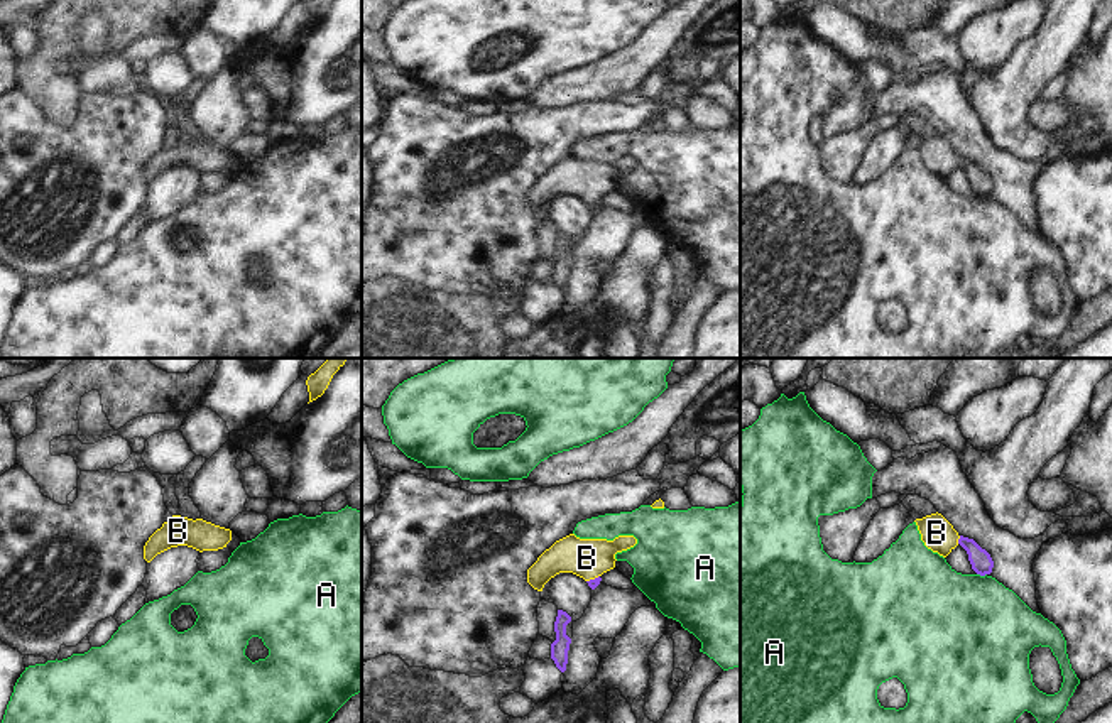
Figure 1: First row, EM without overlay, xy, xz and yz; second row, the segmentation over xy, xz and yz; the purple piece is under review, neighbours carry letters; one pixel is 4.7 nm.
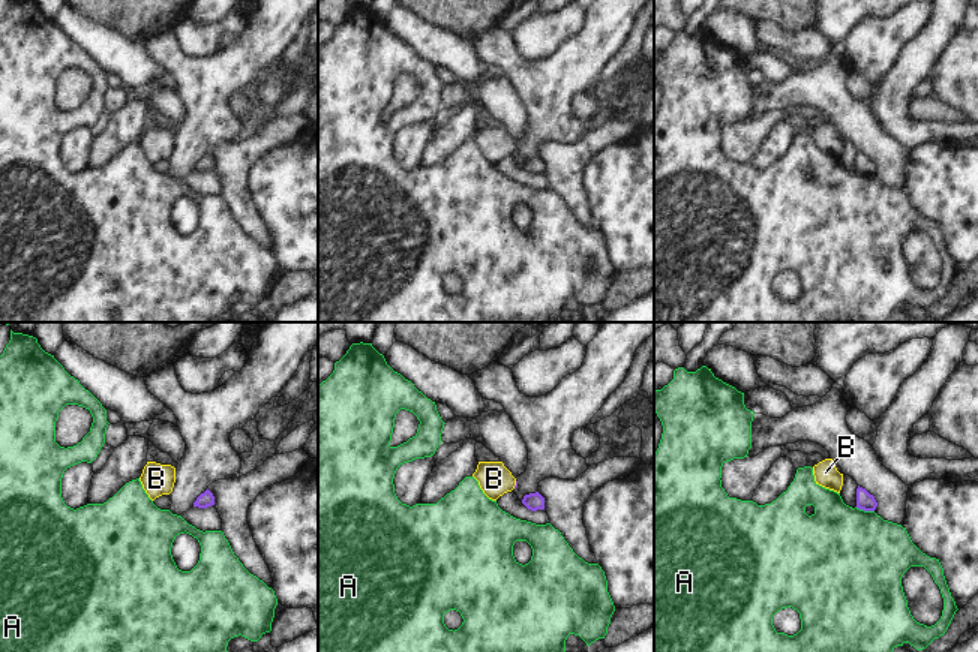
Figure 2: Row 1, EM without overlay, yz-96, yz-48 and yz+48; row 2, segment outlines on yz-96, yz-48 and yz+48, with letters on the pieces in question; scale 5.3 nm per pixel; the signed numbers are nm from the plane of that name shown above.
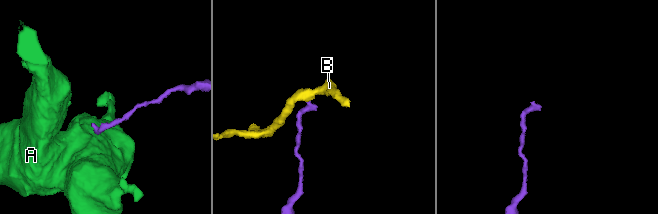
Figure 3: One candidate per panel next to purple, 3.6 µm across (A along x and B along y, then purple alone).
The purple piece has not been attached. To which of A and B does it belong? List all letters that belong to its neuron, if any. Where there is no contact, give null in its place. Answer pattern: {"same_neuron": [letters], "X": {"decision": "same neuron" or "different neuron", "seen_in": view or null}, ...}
{"same_neuron": ["B"], "A": {"decision": "different neuron", "seen_in": "yz"}, "B": {"decision": "same neuron", "seen_in": "yz"}}

